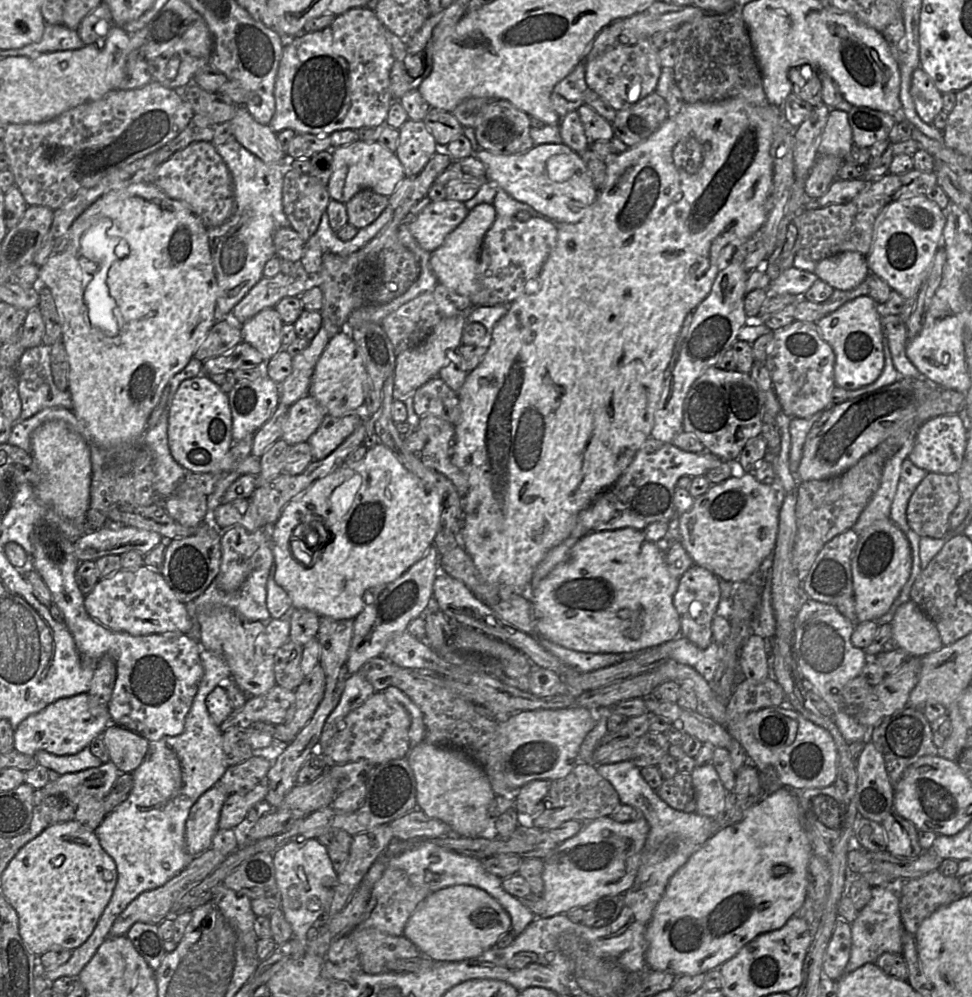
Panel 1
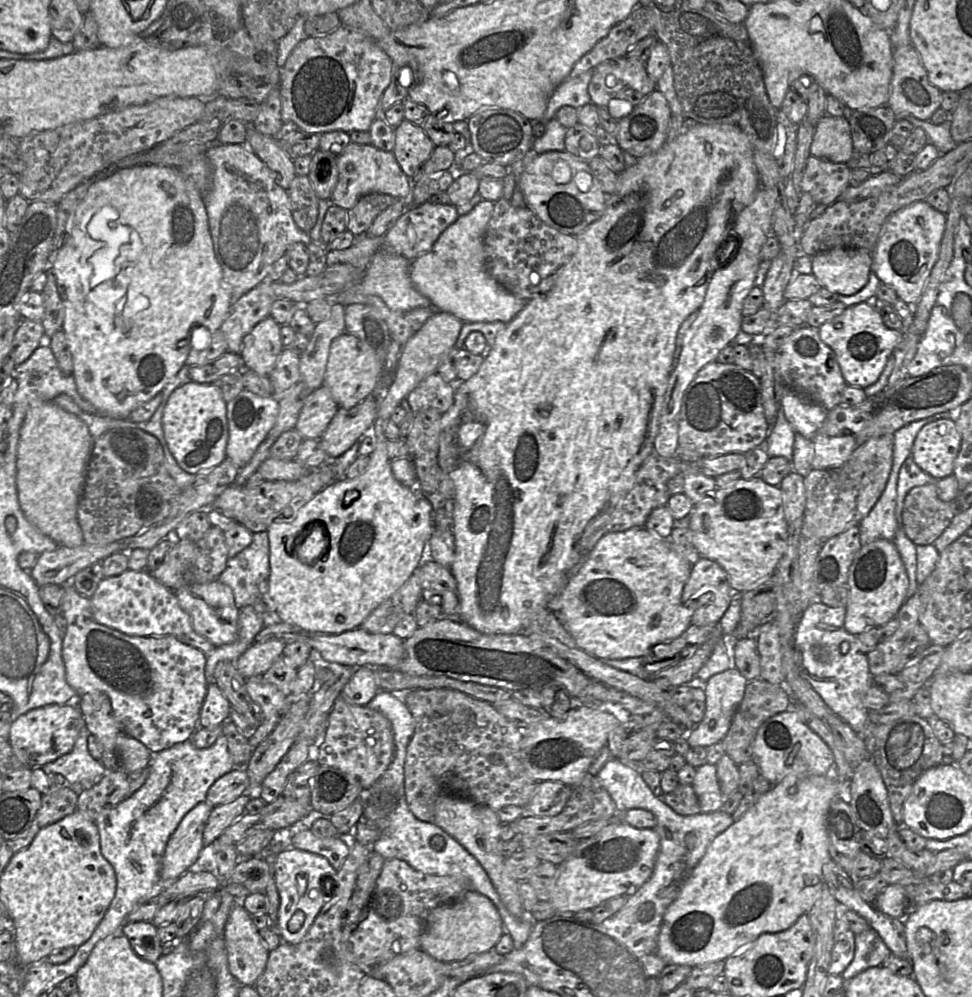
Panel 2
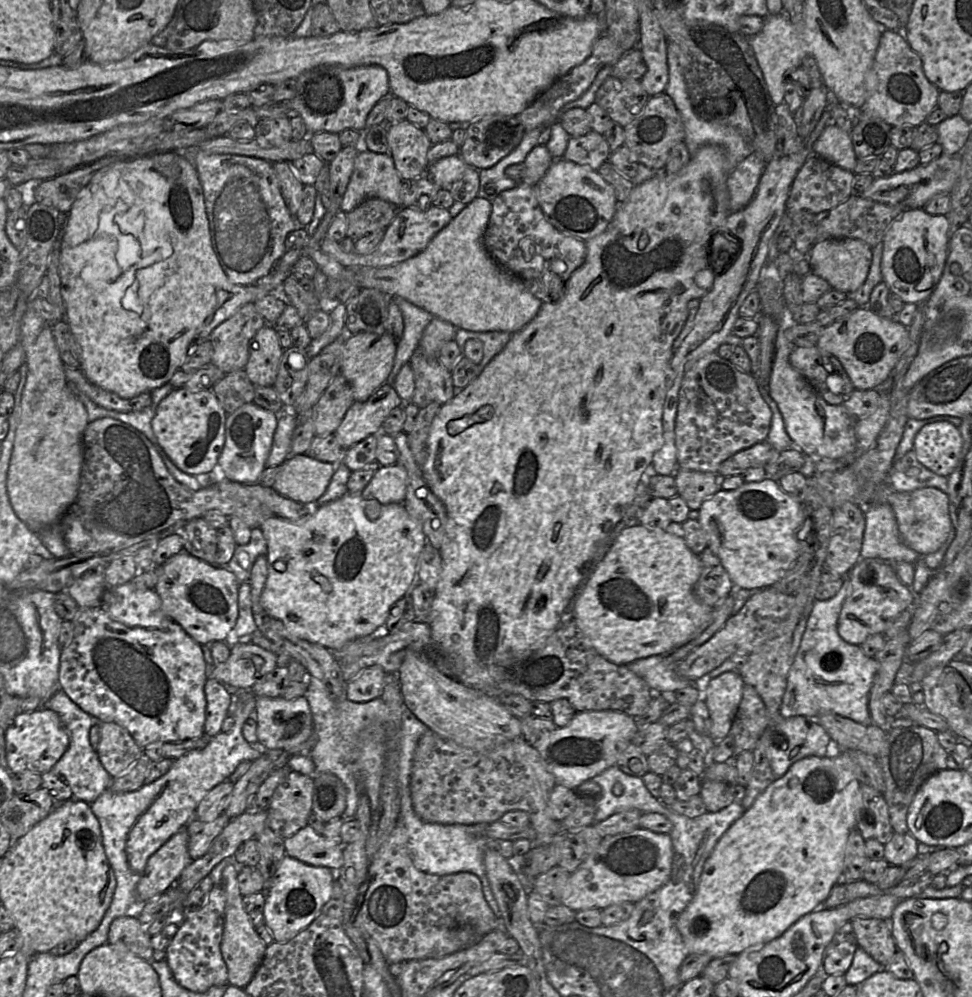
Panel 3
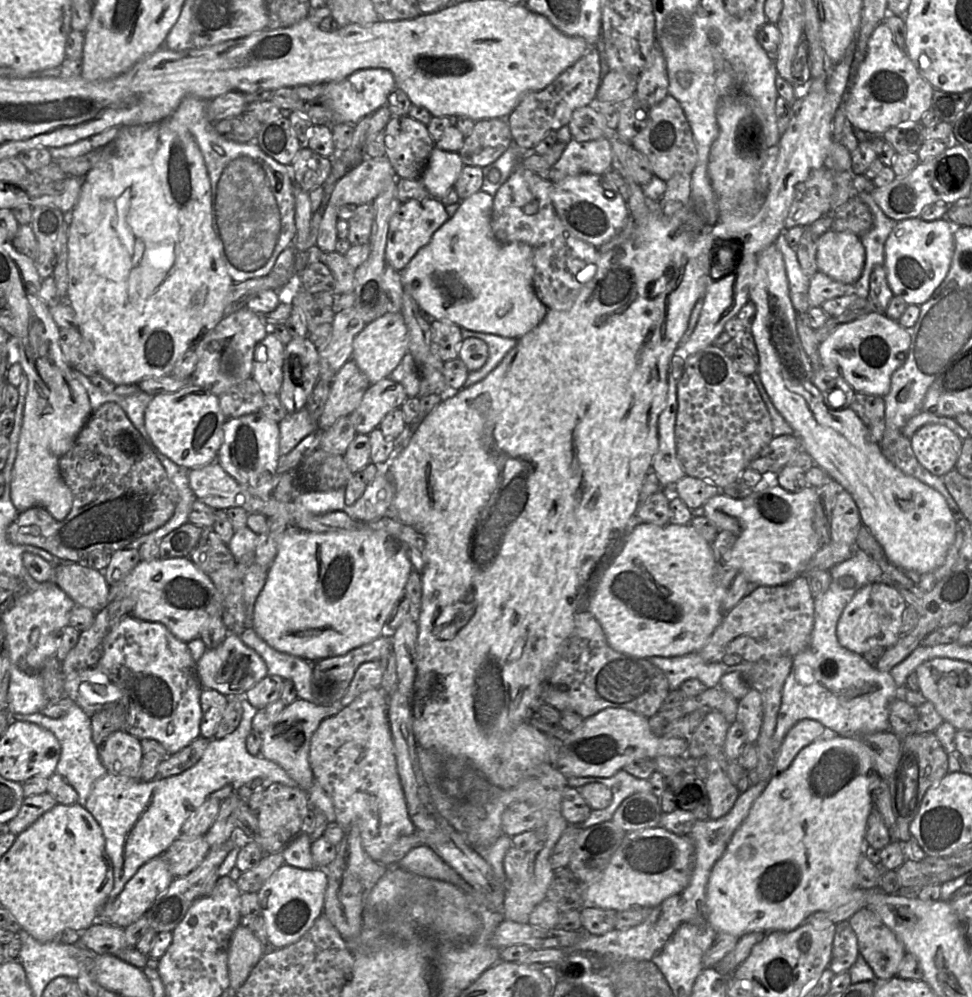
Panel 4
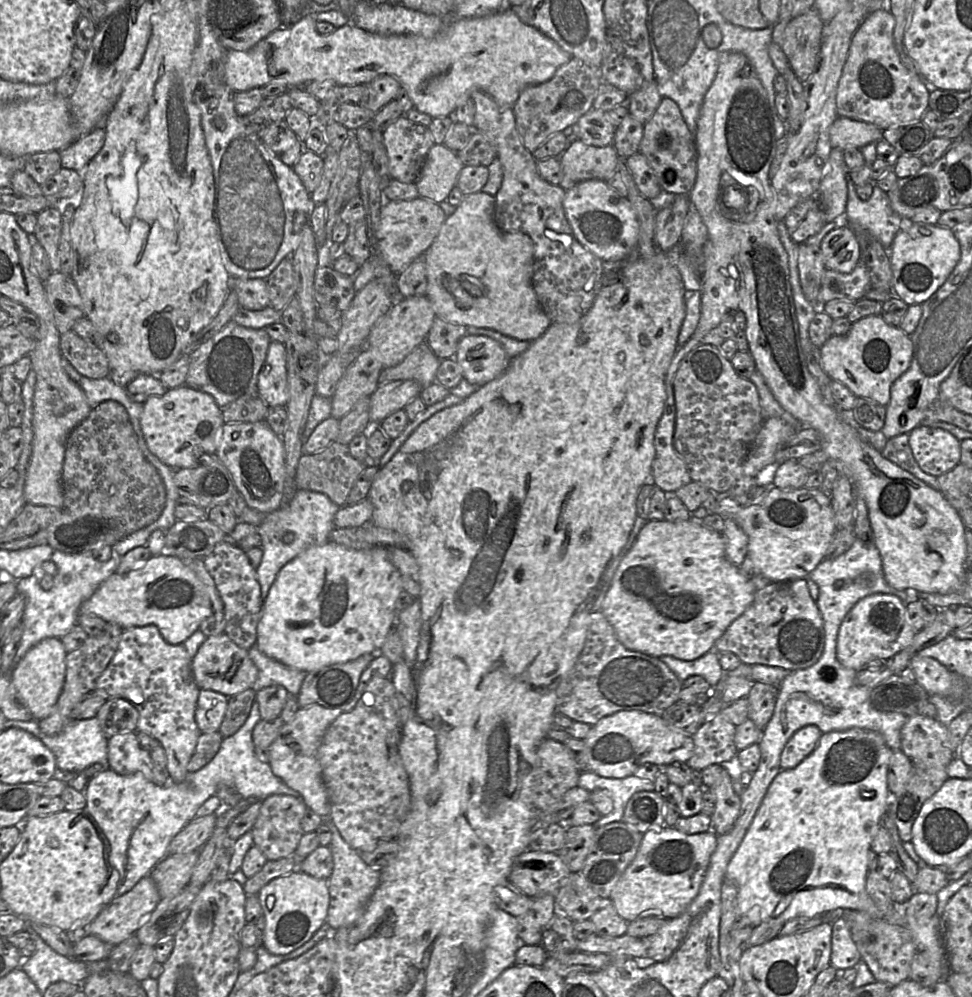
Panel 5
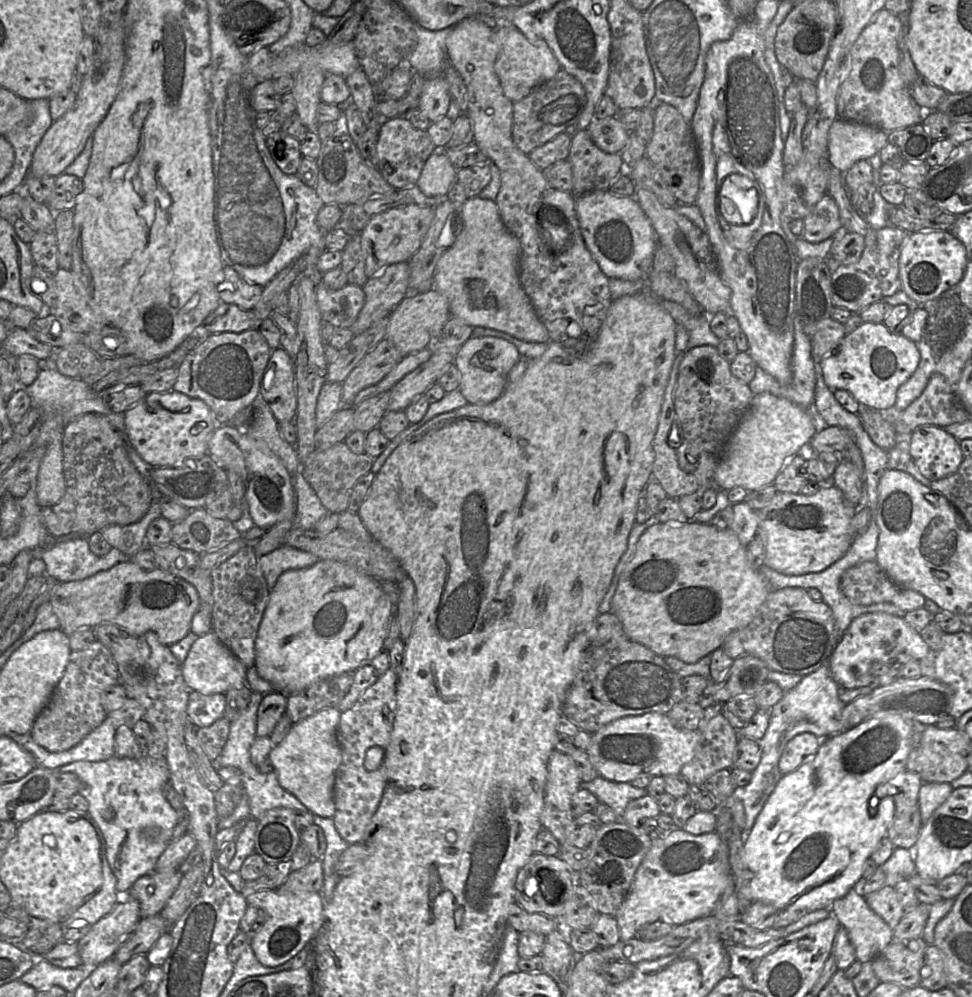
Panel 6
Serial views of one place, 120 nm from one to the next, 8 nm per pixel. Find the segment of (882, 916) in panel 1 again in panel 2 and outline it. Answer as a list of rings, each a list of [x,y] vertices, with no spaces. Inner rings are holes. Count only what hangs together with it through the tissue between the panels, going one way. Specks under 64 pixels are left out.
[[[869,927],[861,934],[855,935],[855,953],[852,962],[841,975],[849,981],[864,970],[881,966],[882,963],[892,954],[880,935]]]

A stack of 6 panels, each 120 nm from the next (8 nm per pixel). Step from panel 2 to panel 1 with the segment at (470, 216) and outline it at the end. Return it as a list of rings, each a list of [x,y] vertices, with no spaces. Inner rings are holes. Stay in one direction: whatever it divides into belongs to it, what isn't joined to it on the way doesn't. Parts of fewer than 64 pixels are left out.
[[[482,203],[471,209],[467,217],[445,239],[443,244],[431,252],[430,267],[438,283],[454,292],[471,297],[478,291],[478,263],[480,248],[485,234],[497,217],[493,204]]]

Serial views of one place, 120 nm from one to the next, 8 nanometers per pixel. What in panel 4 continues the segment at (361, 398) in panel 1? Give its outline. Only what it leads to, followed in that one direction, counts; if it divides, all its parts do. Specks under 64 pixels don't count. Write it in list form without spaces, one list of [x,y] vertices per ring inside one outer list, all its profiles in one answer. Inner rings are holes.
[[[387,312],[366,325],[353,344],[352,359],[371,385],[388,378],[409,351],[409,333],[402,312]]]

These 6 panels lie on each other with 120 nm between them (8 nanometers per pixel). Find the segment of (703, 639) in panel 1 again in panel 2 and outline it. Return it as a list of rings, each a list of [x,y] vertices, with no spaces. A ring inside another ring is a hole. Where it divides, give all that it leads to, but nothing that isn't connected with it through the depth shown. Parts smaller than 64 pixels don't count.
[[[701,557],[692,566],[682,592],[682,603],[692,613],[691,624],[717,624],[732,599],[732,588],[723,568],[715,561]]]

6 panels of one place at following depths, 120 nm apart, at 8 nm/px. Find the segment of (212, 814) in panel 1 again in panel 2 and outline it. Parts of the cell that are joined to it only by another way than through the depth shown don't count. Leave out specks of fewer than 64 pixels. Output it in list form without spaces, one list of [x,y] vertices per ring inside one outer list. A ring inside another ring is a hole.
[[[206,801],[198,803],[181,820],[169,838],[162,858],[161,882],[175,881],[204,855],[203,831],[213,807]]]

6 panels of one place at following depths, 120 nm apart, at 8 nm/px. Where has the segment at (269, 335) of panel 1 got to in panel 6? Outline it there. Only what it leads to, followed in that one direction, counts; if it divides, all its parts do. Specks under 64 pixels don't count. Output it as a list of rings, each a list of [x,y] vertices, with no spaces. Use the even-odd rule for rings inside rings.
[[[282,347],[272,351],[261,377],[260,397],[267,403],[278,423],[294,421],[297,411],[295,370],[288,352]]]

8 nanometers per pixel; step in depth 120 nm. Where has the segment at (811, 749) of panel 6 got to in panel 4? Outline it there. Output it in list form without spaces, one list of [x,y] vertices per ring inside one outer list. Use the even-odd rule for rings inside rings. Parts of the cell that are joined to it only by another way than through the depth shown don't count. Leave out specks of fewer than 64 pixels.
[[[803,719],[796,723],[786,734],[775,755],[775,772],[786,771],[799,752],[821,738],[825,726],[812,719]]]

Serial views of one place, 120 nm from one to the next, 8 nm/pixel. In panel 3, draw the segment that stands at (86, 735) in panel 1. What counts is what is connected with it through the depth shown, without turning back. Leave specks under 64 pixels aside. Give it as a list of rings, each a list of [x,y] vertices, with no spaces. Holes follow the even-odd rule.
[[[40,708],[35,711],[19,712],[5,731],[7,769],[10,773],[24,770],[43,774],[49,772],[69,746],[69,734],[58,713]]]

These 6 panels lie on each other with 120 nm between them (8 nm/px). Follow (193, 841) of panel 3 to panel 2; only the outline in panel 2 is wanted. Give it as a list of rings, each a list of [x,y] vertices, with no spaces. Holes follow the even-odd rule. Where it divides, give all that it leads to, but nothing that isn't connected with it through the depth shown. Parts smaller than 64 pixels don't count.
[[[244,793],[230,803],[212,809],[203,831],[204,847],[210,846],[230,825],[246,813],[251,793]]]

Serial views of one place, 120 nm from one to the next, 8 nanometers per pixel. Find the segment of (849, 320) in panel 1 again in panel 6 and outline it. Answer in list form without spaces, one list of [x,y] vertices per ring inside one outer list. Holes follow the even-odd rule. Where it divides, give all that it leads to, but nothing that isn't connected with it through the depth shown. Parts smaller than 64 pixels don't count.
[[[862,323],[852,333],[847,334],[822,360],[822,374],[827,387],[835,391],[848,391],[862,406],[877,410],[889,409],[895,405],[898,388],[915,372],[920,362],[917,343],[899,334],[892,334],[884,323]]]

